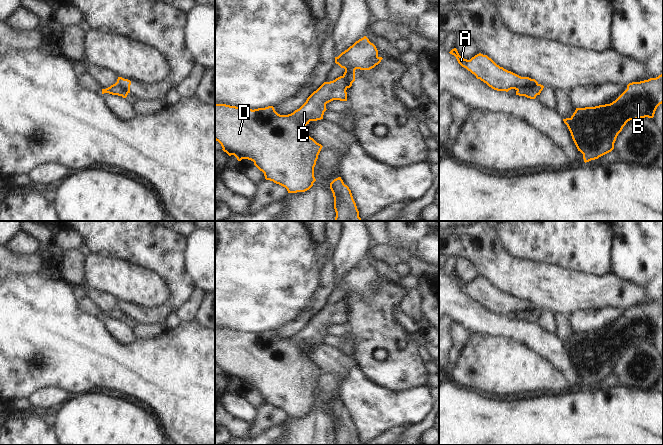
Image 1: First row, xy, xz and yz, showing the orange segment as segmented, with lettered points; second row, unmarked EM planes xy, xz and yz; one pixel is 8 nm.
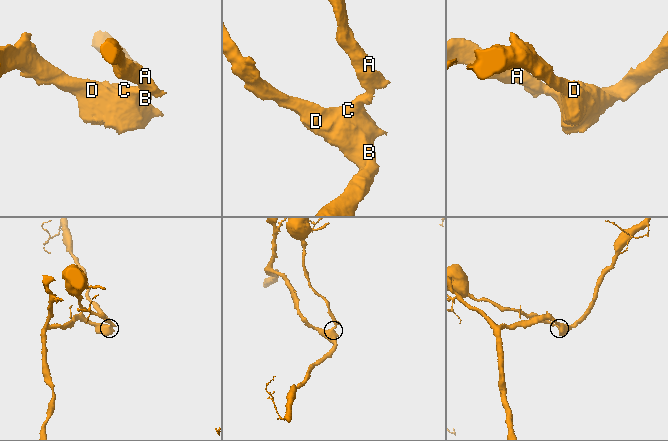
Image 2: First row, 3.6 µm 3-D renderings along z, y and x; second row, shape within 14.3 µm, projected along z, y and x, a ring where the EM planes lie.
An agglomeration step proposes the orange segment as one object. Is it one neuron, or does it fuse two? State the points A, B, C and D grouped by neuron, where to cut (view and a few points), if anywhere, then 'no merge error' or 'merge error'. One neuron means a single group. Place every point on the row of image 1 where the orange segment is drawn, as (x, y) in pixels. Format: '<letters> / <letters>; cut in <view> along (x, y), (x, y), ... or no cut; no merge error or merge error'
A / B C D; cut in yz along (537, 83), (517, 90); merge error

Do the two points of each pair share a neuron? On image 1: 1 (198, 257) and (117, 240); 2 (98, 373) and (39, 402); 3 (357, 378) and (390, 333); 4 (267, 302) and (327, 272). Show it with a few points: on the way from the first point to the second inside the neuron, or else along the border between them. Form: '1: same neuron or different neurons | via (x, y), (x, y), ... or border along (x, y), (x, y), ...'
1: different neurons | border along (186, 236), (184, 264), (186, 272), (190, 277)
2: different neurons | border along (41, 388), (58, 387), (75, 395)
3: different neurons | border along (354, 360), (361, 371), (379, 386)
4: different neurons | border along (321, 259), (320, 282), (311, 298)

